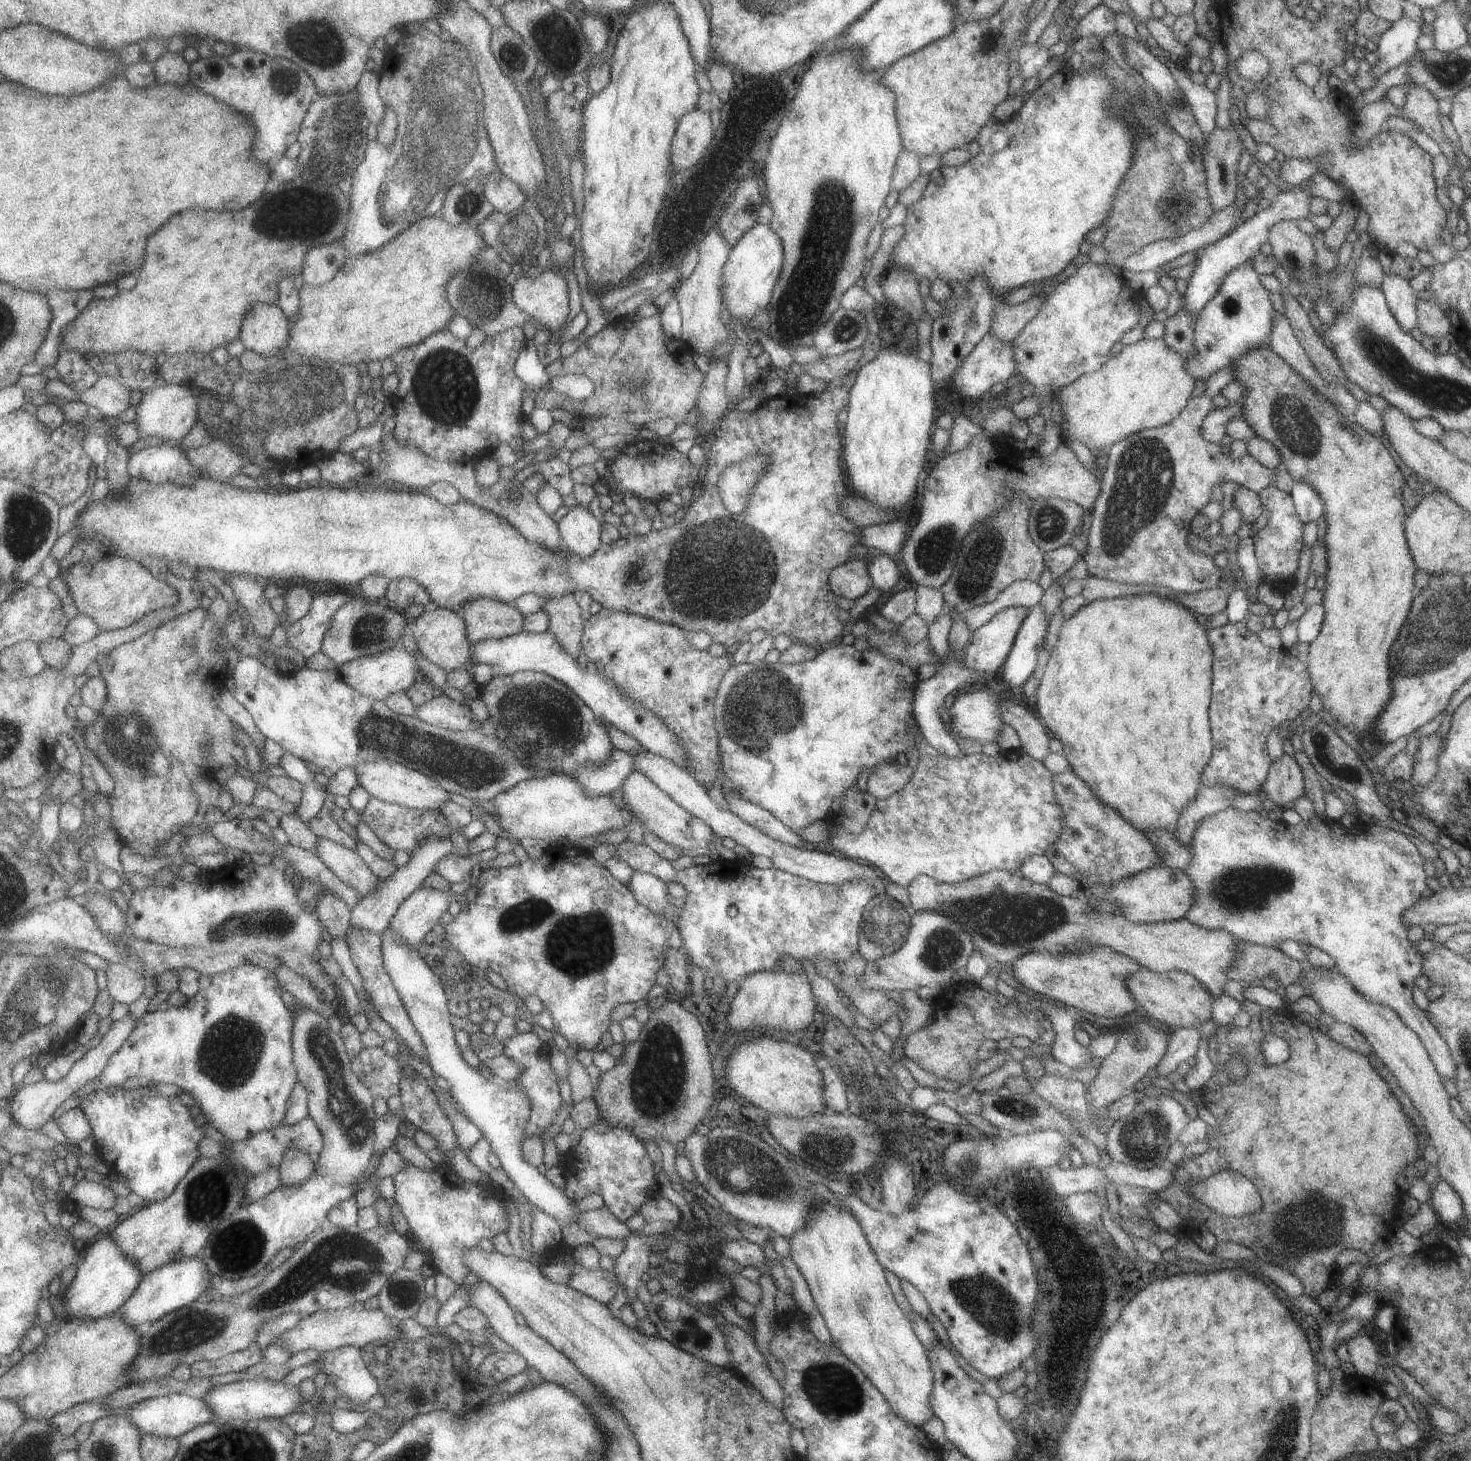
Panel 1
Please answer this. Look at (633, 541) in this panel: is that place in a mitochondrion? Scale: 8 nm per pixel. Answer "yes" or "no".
no

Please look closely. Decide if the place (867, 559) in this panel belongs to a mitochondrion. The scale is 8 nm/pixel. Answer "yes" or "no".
no

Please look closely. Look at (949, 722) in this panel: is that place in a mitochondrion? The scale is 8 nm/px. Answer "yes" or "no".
no

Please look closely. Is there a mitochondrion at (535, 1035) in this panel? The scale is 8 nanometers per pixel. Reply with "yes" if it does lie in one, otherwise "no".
no

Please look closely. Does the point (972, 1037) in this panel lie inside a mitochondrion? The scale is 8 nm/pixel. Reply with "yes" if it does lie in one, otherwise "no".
no

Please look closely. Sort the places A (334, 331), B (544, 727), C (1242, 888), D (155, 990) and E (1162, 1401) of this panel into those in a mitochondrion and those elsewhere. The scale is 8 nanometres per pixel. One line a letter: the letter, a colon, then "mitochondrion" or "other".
A: other
B: mitochondrion
C: mitochondrion
D: other
E: other

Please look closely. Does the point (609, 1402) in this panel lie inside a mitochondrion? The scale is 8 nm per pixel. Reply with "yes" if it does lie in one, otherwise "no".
no

